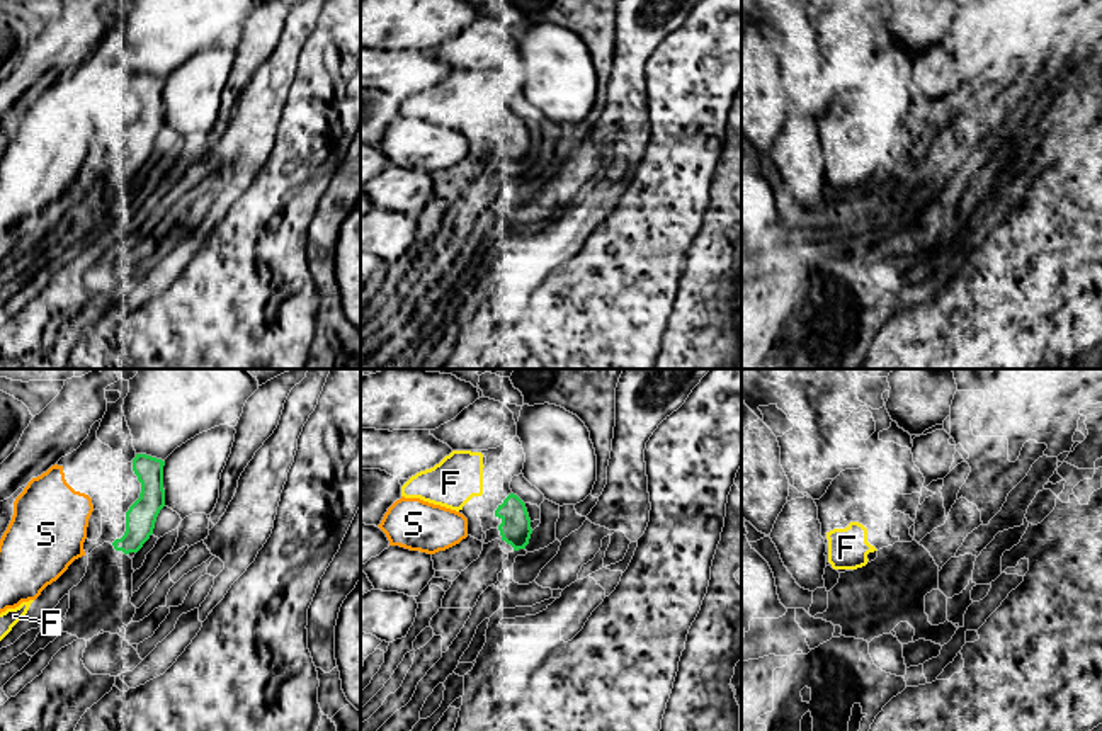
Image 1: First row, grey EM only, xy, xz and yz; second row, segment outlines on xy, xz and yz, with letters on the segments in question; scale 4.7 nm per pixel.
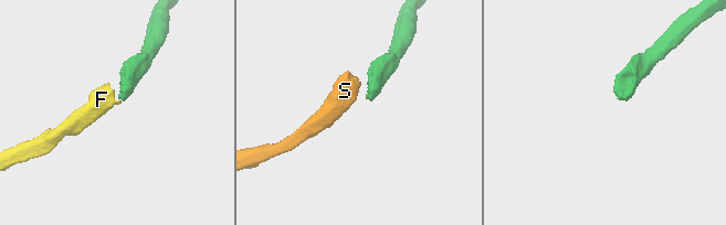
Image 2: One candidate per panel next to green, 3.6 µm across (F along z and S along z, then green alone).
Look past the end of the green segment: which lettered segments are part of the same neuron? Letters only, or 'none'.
F

